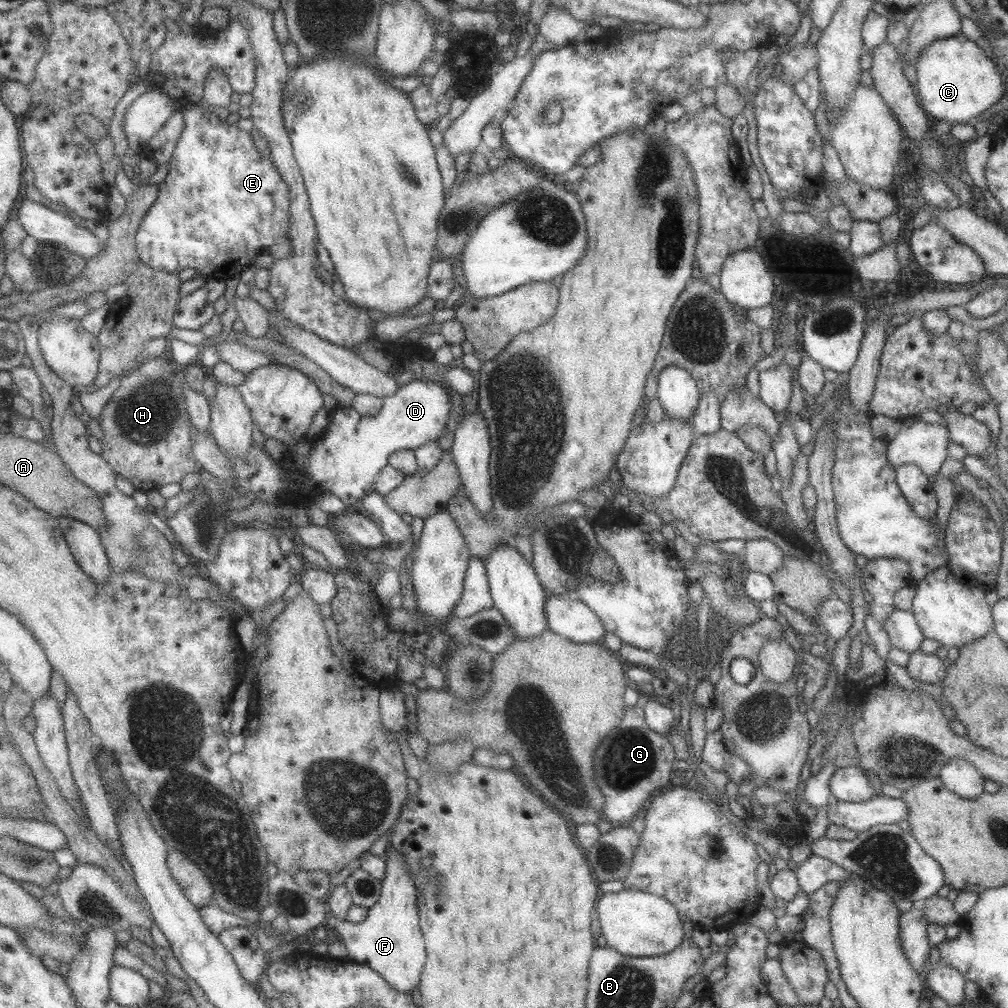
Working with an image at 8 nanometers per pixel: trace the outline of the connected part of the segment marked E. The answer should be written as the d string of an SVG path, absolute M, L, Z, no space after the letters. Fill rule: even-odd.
M181 104L179 109L182 116L182 129L179 138L173 147L172 155L168 162L168 172L165 178L157 185L157 196L151 208L140 218L139 227L134 237L135 252L140 262L153 268L155 271L171 272L178 274L183 268L193 268L194 272L206 279L224 280L238 275L243 266L252 263L253 259L262 251L268 250L270 246L283 245L287 242L287 231L289 227L289 198L287 196L287 186L275 172L272 162L259 154L253 138L249 132L238 129L234 123L226 120L219 120L216 114L209 111L205 105Z

